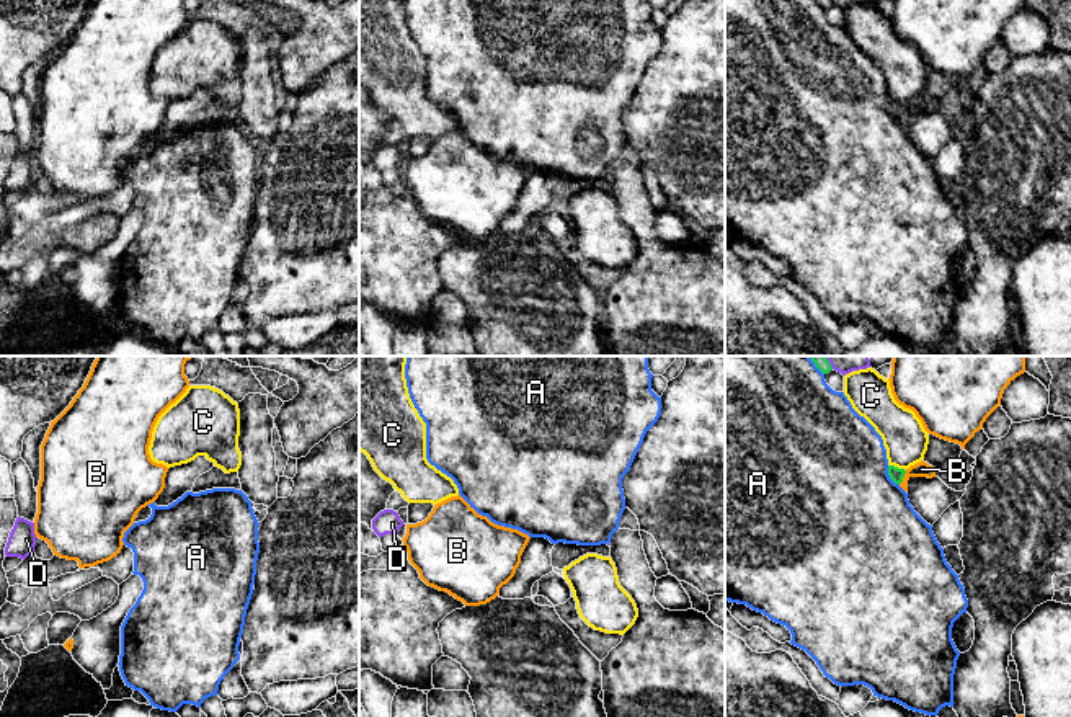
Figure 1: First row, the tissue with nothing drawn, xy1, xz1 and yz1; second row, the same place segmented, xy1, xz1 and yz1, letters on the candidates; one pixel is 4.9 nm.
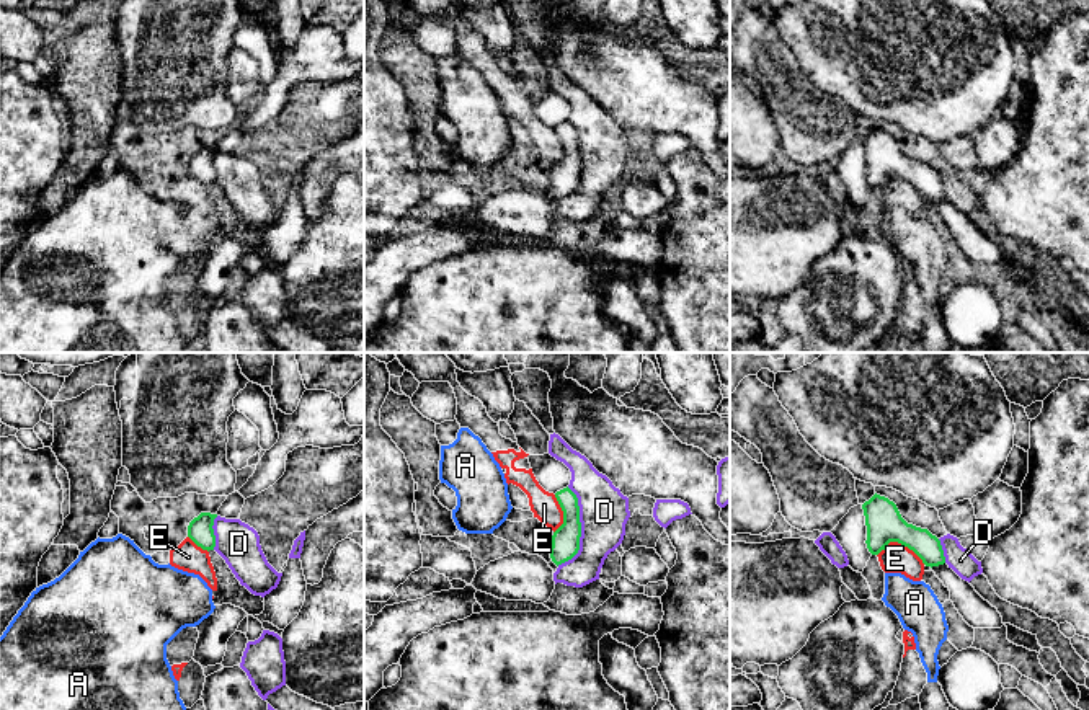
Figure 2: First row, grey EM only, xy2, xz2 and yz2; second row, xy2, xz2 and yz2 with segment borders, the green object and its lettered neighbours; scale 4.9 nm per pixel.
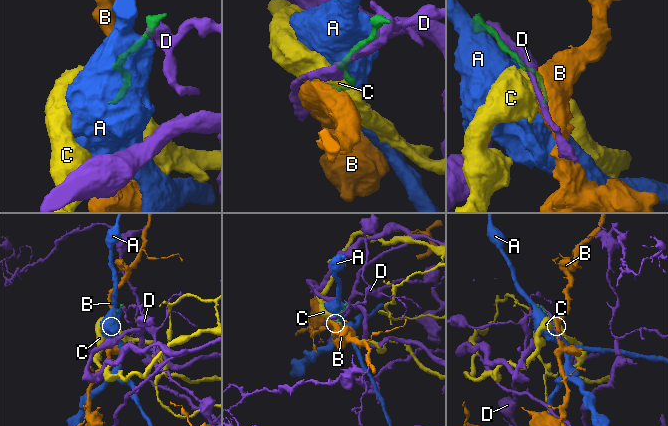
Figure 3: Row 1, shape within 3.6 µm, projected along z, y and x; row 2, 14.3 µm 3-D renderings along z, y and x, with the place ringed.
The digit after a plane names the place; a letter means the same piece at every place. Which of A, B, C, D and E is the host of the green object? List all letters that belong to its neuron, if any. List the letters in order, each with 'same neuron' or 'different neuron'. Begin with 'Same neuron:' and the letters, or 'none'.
Same neuron: B
A: different neuron
B: same neuron
C: different neuron
D: different neuron
E: different neuron

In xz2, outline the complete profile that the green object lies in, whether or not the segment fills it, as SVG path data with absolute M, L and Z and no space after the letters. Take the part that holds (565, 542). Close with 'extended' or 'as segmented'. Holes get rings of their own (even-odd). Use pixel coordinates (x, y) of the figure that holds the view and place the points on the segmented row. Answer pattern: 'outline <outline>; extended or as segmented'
outline M567 486L555 493L563 511L563 524L552 535L550 558L558 566L580 550L581 522L576 495Z; as segmented

